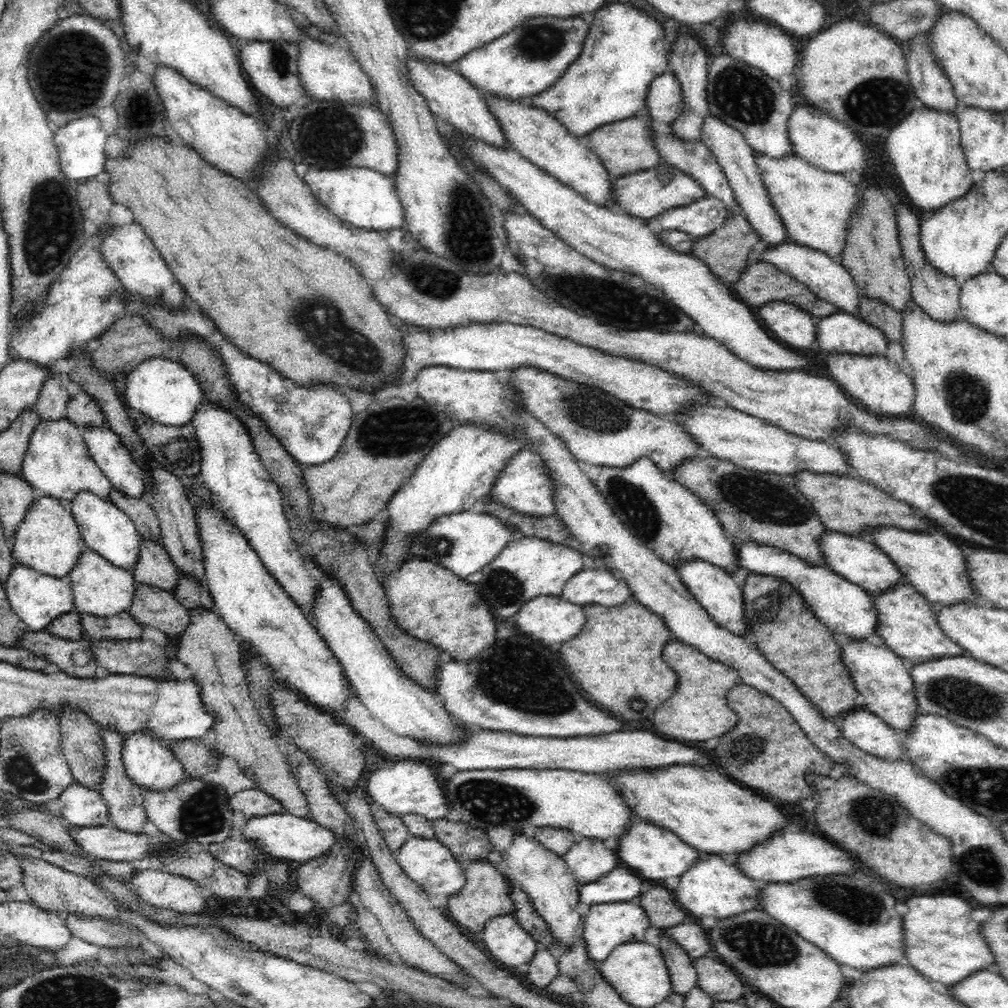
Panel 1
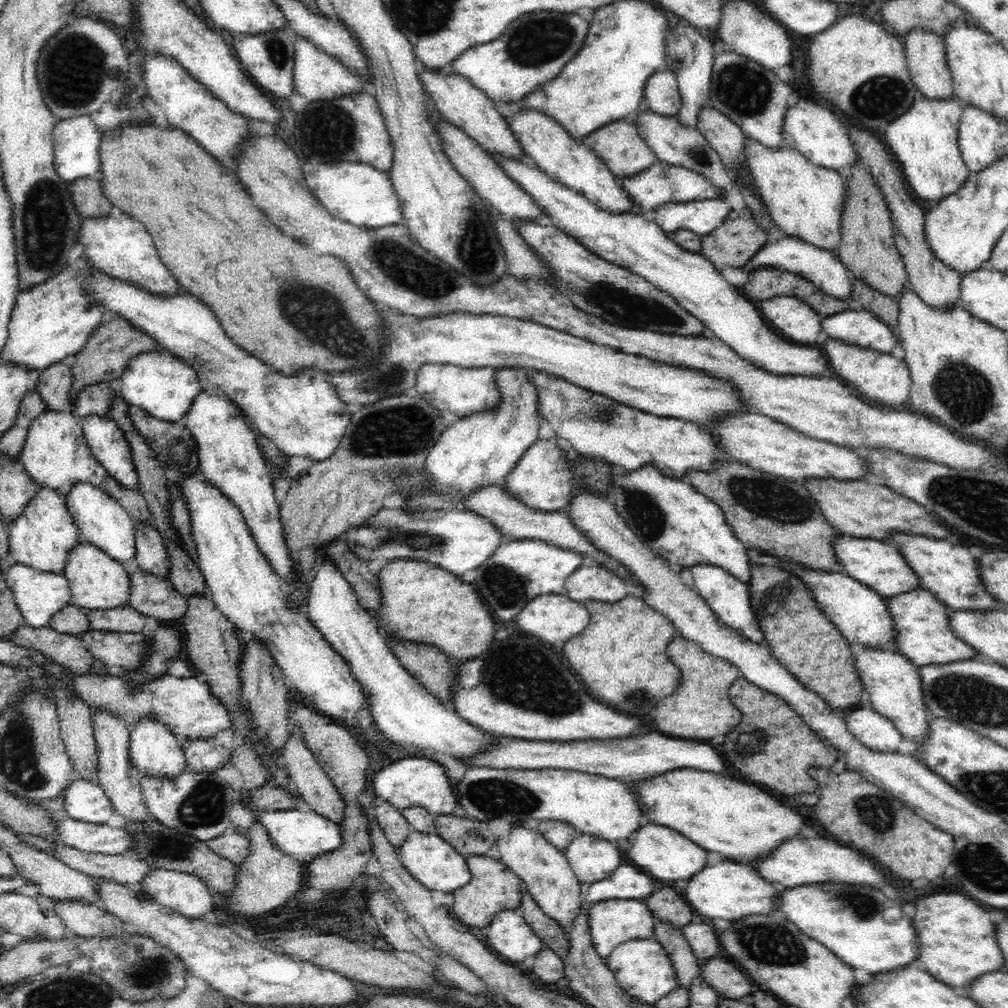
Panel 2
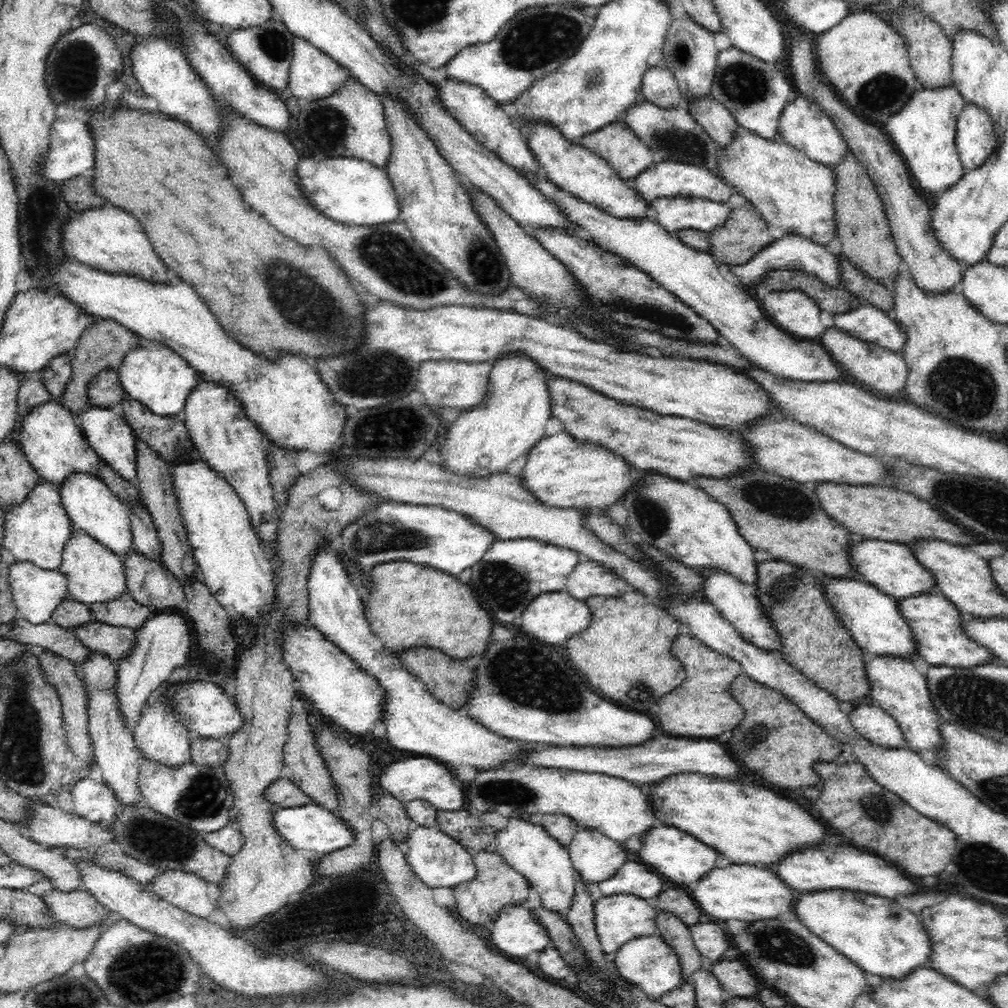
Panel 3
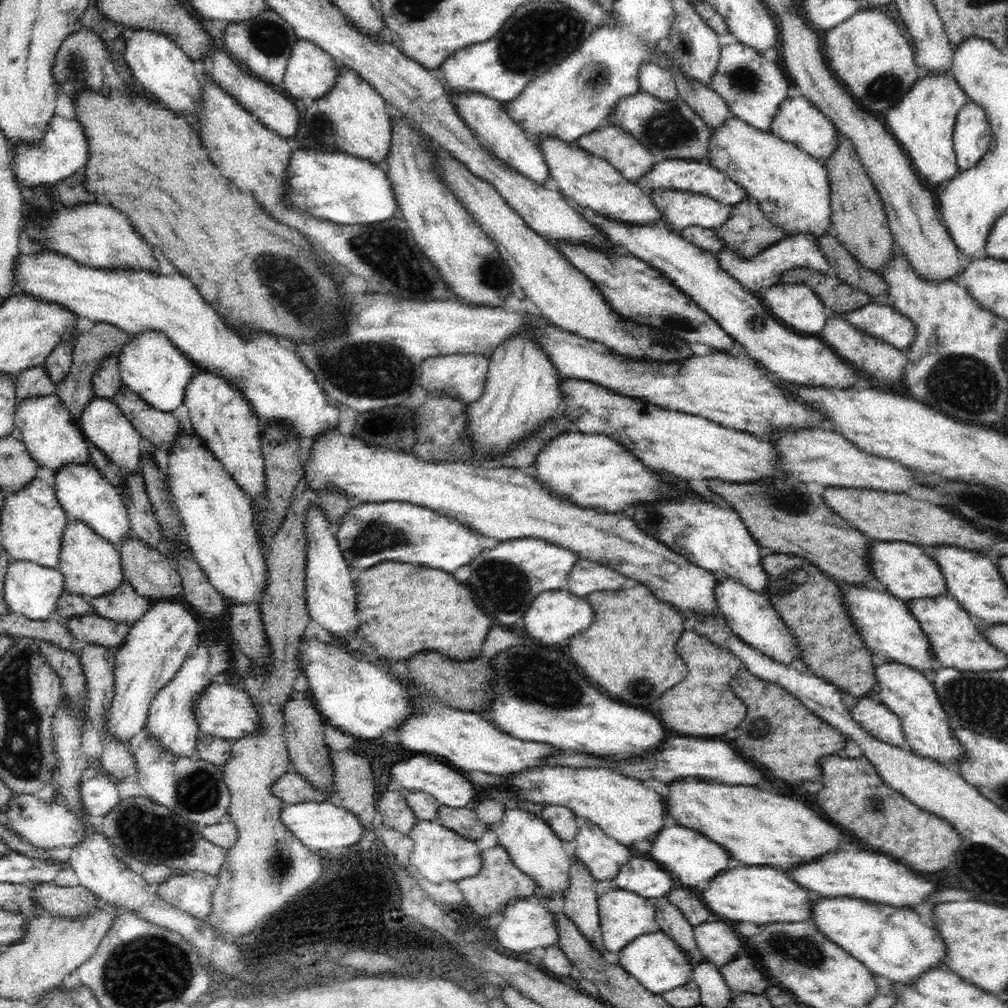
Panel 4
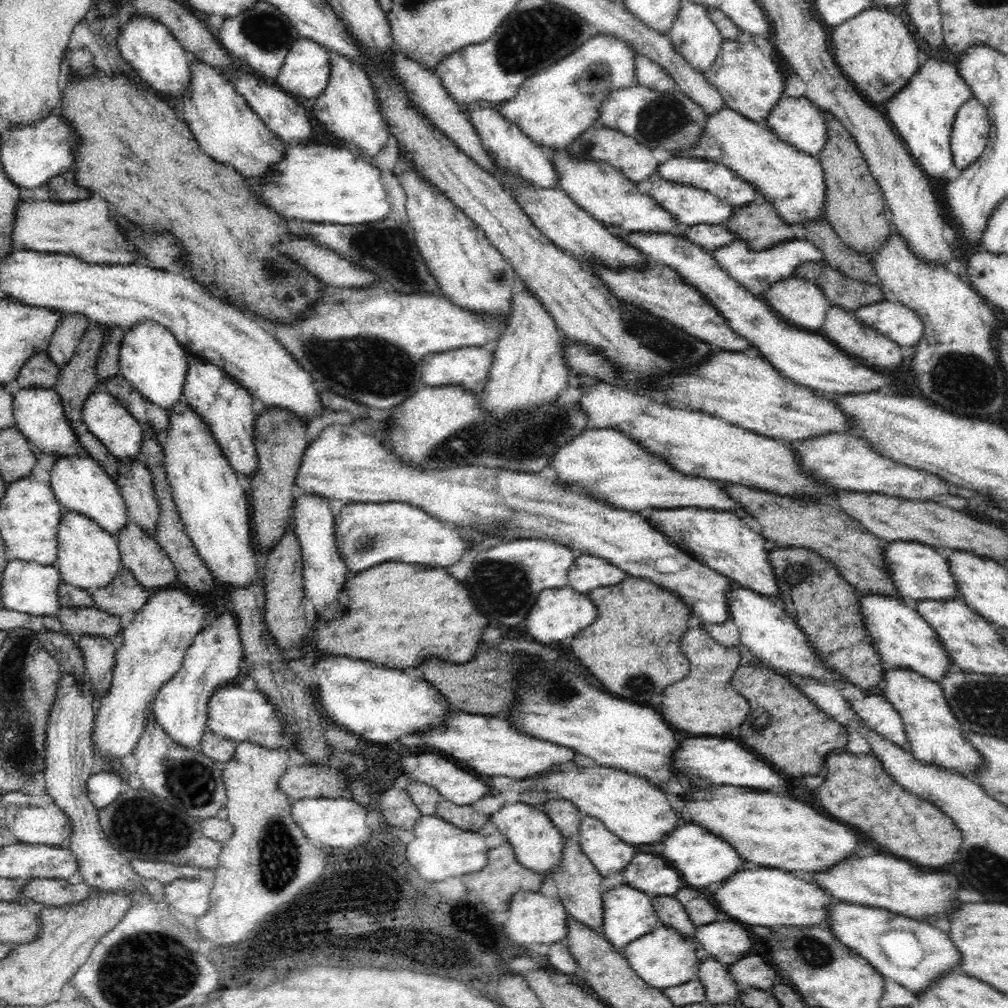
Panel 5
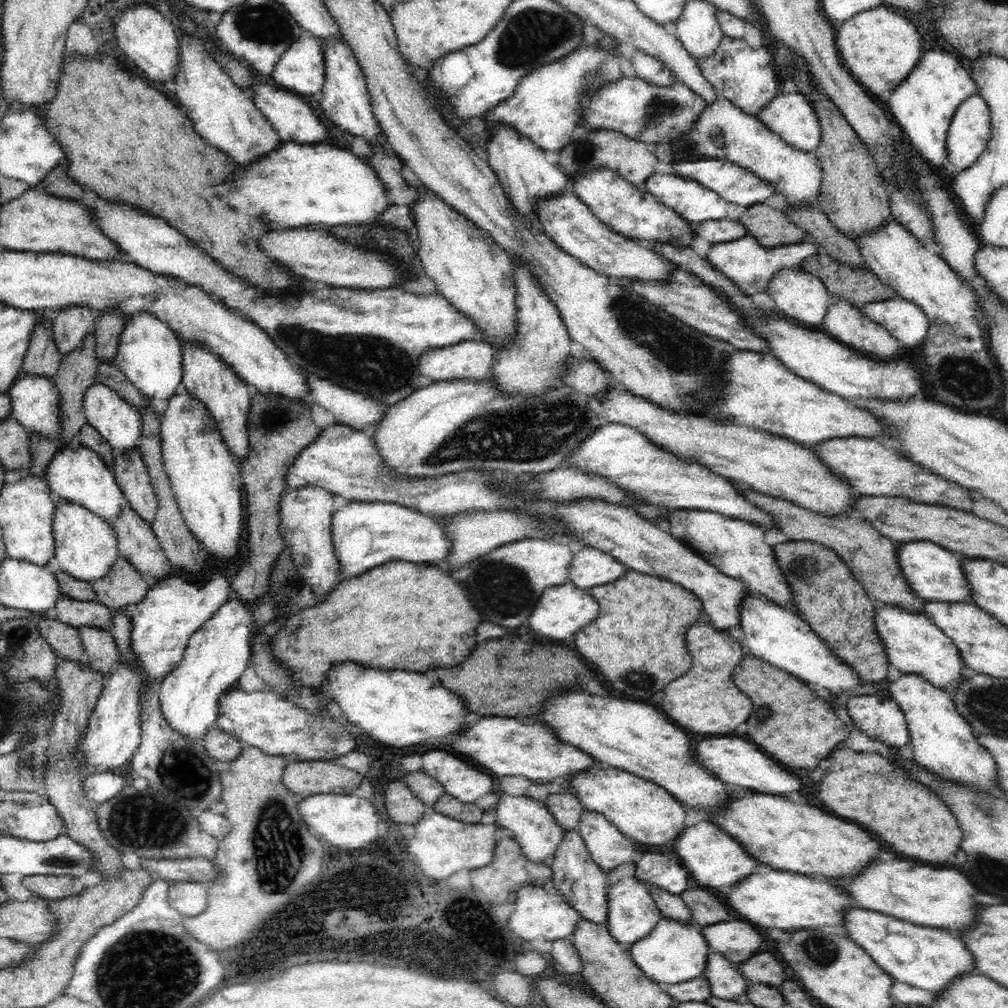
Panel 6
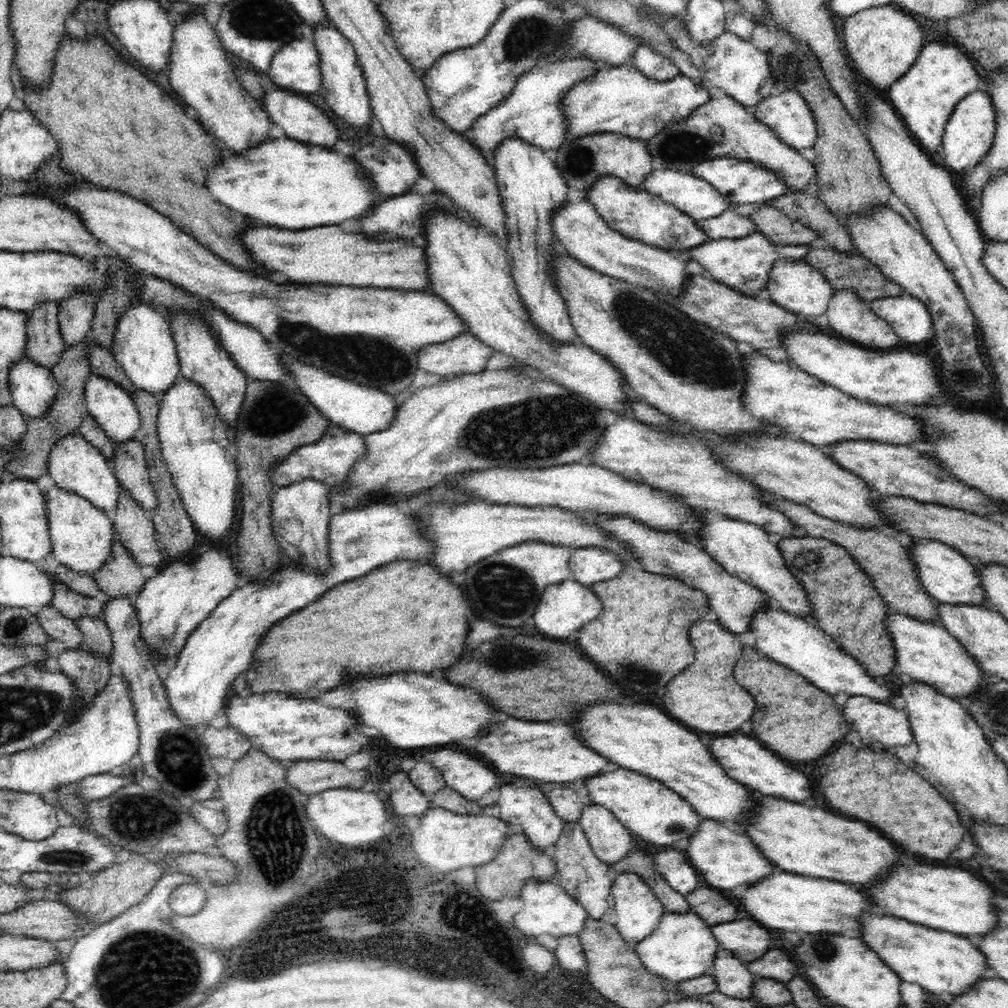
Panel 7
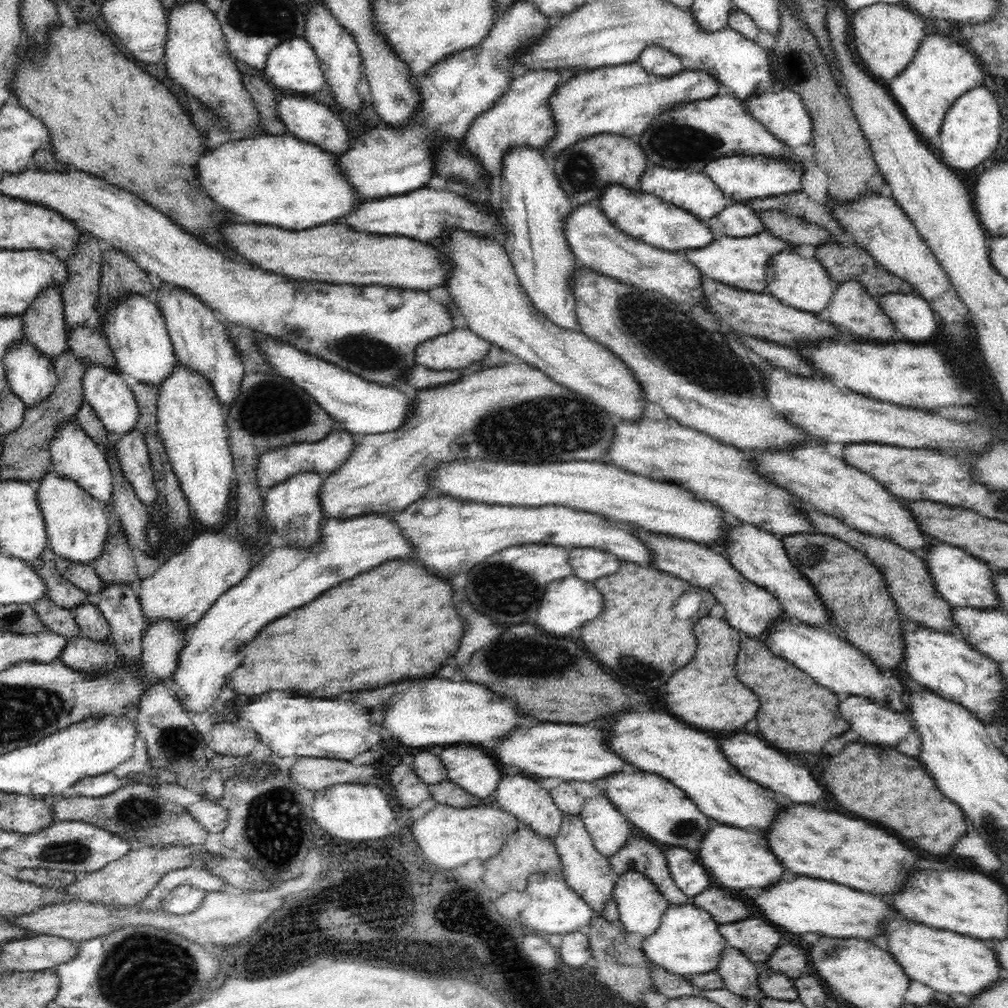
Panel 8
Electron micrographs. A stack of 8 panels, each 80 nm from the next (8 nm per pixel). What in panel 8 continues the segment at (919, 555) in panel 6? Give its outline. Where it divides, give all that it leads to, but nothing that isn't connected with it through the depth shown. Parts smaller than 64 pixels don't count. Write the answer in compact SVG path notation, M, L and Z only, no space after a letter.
M934 541L931 548L922 554L928 571L932 574L932 583L936 584L936 591L952 607L964 607L982 610L1000 608L1000 596L996 591L995 569L975 555L968 554L958 546Z

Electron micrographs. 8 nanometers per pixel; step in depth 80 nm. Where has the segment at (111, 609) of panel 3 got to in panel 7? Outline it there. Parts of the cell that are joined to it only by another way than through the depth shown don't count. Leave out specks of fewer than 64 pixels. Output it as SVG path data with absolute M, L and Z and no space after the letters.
M118 534L113 535L110 548L106 562L93 575L101 597L108 600L114 596L137 594L147 582L142 577L139 564L119 541Z

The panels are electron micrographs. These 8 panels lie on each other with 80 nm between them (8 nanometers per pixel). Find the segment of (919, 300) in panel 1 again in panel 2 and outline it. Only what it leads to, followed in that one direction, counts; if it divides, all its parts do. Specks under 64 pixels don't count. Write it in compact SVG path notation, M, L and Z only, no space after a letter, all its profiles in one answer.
M856 124L855 126L848 126L847 132L850 139L852 139L853 149L856 150L857 157L862 158L864 162L868 162L870 172L880 182L879 187L882 188L885 204L888 205L892 218L895 245L901 254L909 276L907 289L914 290L922 302L926 302L928 306L934 306L938 310L941 307L949 306L950 303L959 302L961 296L960 273L951 266L946 266L943 262L940 262L931 251L931 247L928 246L926 231L924 231L924 214L926 212L910 196L910 189L906 188L906 181L900 165L894 159L894 155L886 150L884 142L876 134L872 134L868 130L862 130L862 127L856 127Z

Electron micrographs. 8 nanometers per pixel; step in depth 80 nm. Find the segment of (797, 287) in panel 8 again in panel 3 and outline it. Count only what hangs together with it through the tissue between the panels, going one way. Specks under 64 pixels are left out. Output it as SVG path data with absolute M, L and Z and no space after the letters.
M798 288L770 291L761 299L761 305L764 307L764 312L772 318L772 322L776 323L776 326L783 327L788 331L788 334L796 335L796 338L811 339L812 341L820 340L823 332L833 326L833 320L836 316L836 314L820 310L815 299L806 291Z

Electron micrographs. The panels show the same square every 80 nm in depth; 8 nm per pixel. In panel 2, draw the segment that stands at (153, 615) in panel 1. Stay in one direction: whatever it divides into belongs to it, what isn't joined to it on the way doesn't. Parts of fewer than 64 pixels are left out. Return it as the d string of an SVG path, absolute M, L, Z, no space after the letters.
M139 571L129 576L130 607L158 622L182 622L188 609L187 600L176 591L169 579Z

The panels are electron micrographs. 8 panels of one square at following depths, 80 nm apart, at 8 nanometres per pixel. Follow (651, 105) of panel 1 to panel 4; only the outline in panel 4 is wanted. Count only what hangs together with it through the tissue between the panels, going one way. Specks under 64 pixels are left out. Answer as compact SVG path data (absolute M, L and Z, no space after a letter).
M642 62L638 76L640 91L664 102L679 97L674 77L665 66L657 62Z

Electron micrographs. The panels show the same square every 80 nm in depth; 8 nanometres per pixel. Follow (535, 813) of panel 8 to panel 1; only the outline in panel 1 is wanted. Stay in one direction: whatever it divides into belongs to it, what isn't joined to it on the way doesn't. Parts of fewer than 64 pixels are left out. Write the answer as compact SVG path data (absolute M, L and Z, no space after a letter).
M516 836L508 850L502 852L509 871L508 877L516 883L530 898L536 912L541 915L547 926L550 926L551 934L560 942L559 951L568 950L576 938L583 934L583 918L576 912L578 908L579 886L572 871L567 867L567 862L556 852L548 851L544 844L528 840L526 836Z

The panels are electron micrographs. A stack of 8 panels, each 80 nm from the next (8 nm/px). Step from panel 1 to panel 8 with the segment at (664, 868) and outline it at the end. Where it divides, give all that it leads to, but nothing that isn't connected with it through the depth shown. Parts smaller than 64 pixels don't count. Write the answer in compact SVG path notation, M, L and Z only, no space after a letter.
M714 824L708 829L706 837L700 842L696 854L700 862L706 866L711 875L713 884L720 888L731 889L746 894L746 890L758 890L758 888L771 888L770 884L778 882L784 874L784 868L776 860L776 856L770 852L767 838L758 830L740 830L730 828L722 824Z

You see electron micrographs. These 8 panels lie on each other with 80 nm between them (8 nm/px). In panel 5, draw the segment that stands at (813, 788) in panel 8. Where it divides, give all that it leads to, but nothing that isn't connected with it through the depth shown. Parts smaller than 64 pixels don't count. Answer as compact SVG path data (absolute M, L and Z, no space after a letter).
M722 737L688 738L680 740L680 750L676 752L676 769L686 771L710 782L713 786L748 786L748 788L760 788L760 790L772 790L772 788L784 788L786 780L780 776L779 771L770 765L766 760L758 760L756 754L748 752L744 746L736 744L734 740L722 740Z

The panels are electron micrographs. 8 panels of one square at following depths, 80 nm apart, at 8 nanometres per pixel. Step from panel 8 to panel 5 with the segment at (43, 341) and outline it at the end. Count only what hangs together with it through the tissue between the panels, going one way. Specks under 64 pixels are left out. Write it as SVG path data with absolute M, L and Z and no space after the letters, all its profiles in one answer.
M38 349L29 356L25 366L21 368L16 382L18 386L43 385L54 387L60 372L57 363L50 357L48 349Z

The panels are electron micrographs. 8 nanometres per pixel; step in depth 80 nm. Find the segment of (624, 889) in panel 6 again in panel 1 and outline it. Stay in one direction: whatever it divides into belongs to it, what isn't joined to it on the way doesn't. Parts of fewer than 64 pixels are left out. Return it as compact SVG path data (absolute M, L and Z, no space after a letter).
M635 900L626 902L606 902L590 907L583 917L582 937L585 940L587 951L592 960L604 962L608 955L620 944L626 942L642 942L646 930L650 928L651 921L647 917L647 911Z

